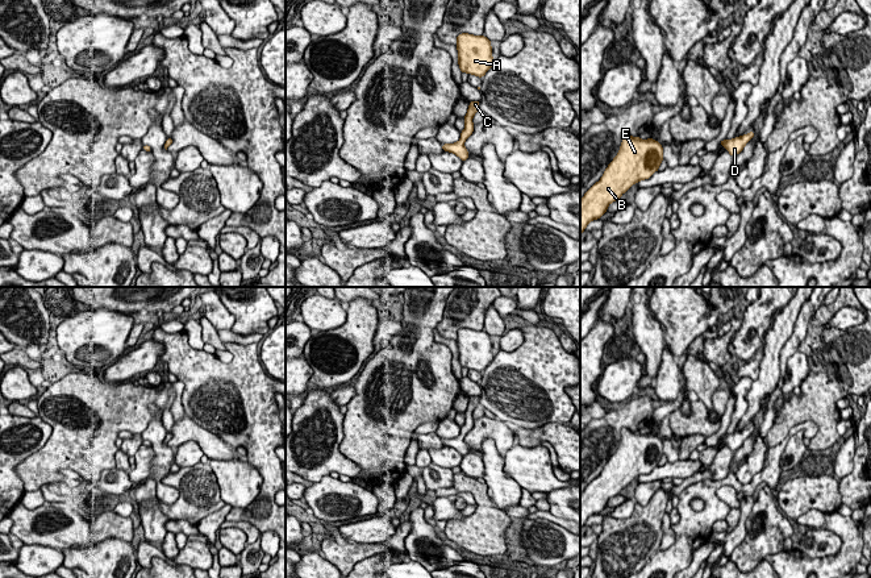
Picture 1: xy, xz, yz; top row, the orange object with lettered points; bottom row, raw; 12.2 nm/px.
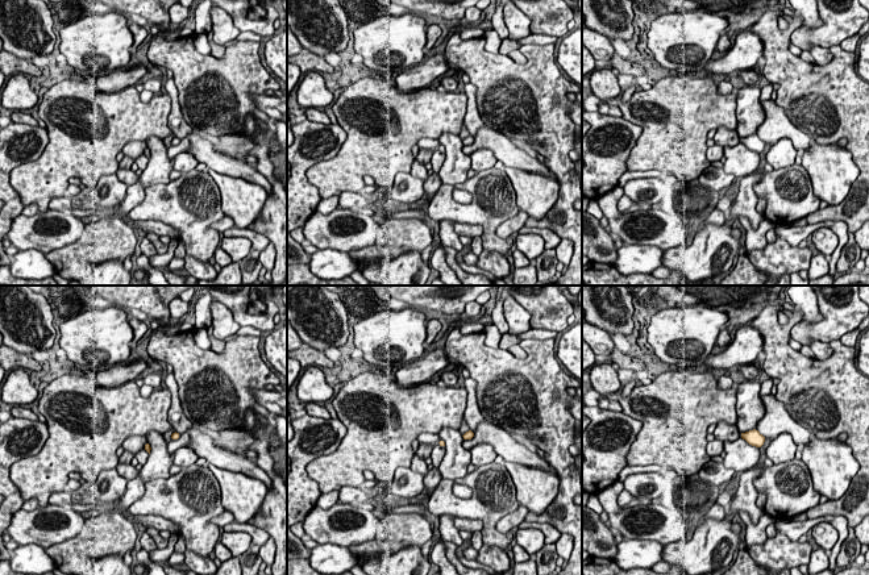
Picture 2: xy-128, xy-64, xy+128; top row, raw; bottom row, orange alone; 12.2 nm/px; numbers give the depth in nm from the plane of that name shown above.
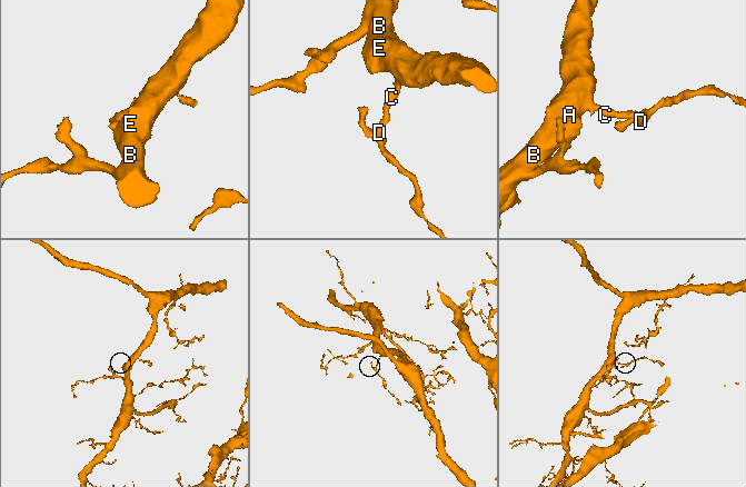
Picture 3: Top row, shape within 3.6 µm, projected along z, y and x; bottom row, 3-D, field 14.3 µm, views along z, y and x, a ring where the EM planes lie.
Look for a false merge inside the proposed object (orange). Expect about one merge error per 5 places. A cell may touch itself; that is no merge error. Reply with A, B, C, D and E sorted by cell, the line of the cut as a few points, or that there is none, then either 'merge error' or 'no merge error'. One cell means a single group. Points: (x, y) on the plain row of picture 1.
A B C D E; no cut; no merge error

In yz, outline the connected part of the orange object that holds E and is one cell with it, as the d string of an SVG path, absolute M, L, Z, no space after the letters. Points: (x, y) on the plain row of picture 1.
M622 428L622 438L618 449L608 460L601 474L580 494L580 529L592 515L600 513L607 507L608 500L618 495L634 478L649 474L658 466L662 456L663 442L659 437L653 433L641 434L639 431L632 432L628 428Z

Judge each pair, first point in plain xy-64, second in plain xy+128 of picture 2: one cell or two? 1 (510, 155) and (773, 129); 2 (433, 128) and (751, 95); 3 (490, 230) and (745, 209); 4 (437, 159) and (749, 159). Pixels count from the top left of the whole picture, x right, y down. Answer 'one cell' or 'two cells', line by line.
1: one cell
2: two cells
3: two cells
4: one cell

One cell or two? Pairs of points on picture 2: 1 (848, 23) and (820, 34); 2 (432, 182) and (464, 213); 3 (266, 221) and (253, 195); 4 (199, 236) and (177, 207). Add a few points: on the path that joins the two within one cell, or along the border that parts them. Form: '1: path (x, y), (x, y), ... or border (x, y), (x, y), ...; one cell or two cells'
1: path (842, 23), (827, 34); one cell
2: border (441, 183), (425, 208); two cells
3: border (267, 195), (262, 212), (246, 226); two cells
4: path (194, 229), (194, 224), (183, 213); one cell

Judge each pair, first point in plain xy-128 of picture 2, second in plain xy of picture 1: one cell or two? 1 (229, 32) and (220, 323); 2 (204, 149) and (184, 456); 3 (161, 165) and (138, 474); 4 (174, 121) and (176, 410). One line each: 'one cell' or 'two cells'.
1: one cell
2: two cells
3: two cells
4: one cell

